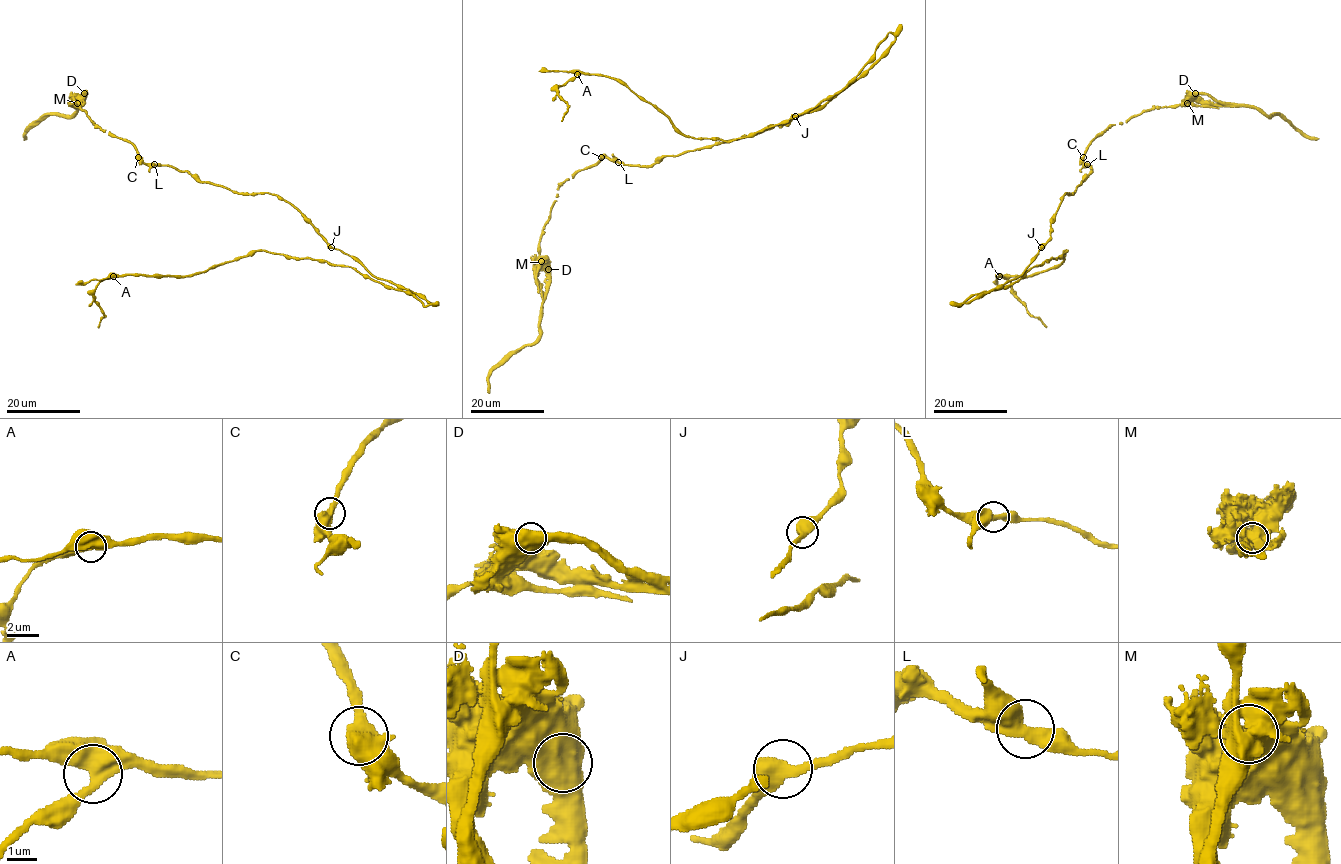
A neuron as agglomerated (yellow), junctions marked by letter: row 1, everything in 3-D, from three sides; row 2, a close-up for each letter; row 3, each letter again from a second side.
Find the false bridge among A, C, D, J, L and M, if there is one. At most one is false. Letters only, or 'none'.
M

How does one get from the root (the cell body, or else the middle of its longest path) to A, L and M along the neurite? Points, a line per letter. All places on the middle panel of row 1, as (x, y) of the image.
A: (796, 116), (820, 110), (874, 62), (815, 106), (727, 141), (686, 136), (624, 84), (577, 74)
L: (796, 116), (785, 125), (769, 125), (750, 136), (663, 156), (651, 165), (618, 162)
M: (796, 116), (651, 165), (603, 157), (580, 169), (557, 190), (540, 262)

